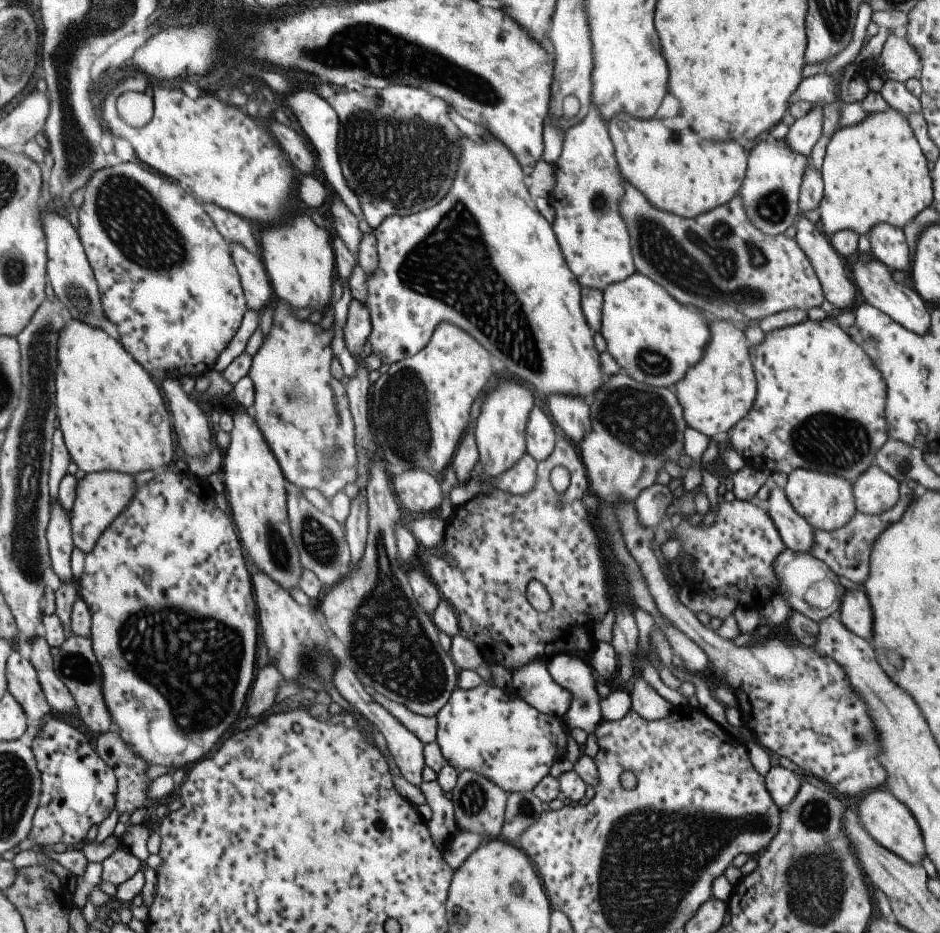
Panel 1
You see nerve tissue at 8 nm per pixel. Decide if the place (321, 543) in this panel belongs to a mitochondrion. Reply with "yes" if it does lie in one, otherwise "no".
yes

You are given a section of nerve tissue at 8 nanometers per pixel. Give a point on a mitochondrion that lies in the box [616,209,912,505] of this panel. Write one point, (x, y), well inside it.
(828, 440)

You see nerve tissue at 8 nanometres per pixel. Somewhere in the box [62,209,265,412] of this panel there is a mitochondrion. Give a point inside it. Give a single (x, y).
(76, 294)

